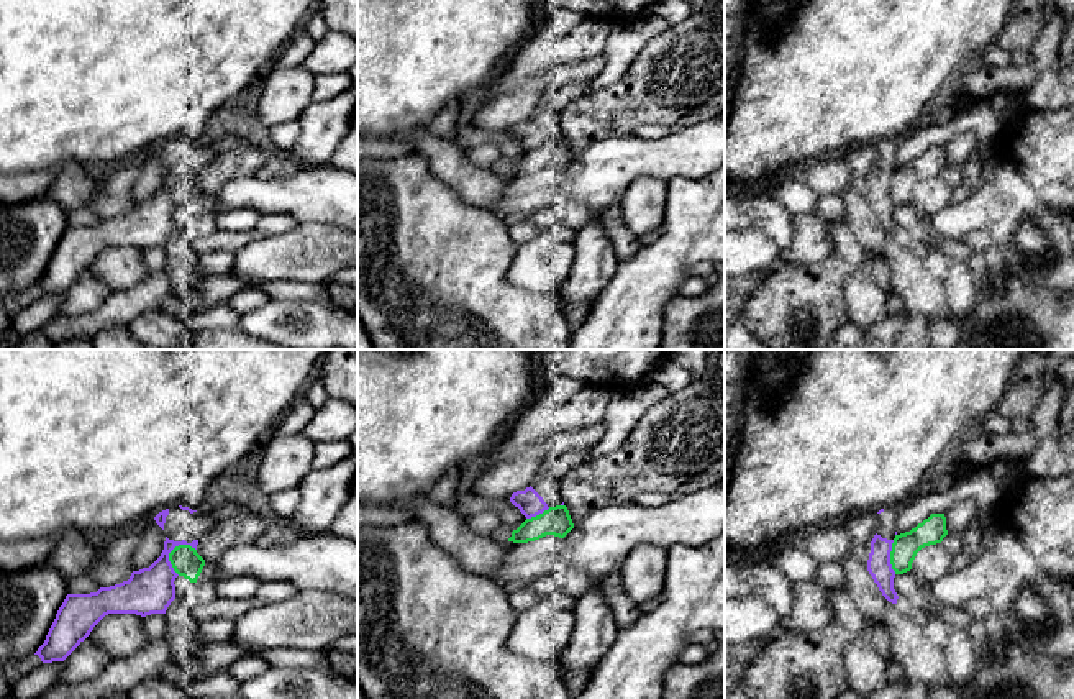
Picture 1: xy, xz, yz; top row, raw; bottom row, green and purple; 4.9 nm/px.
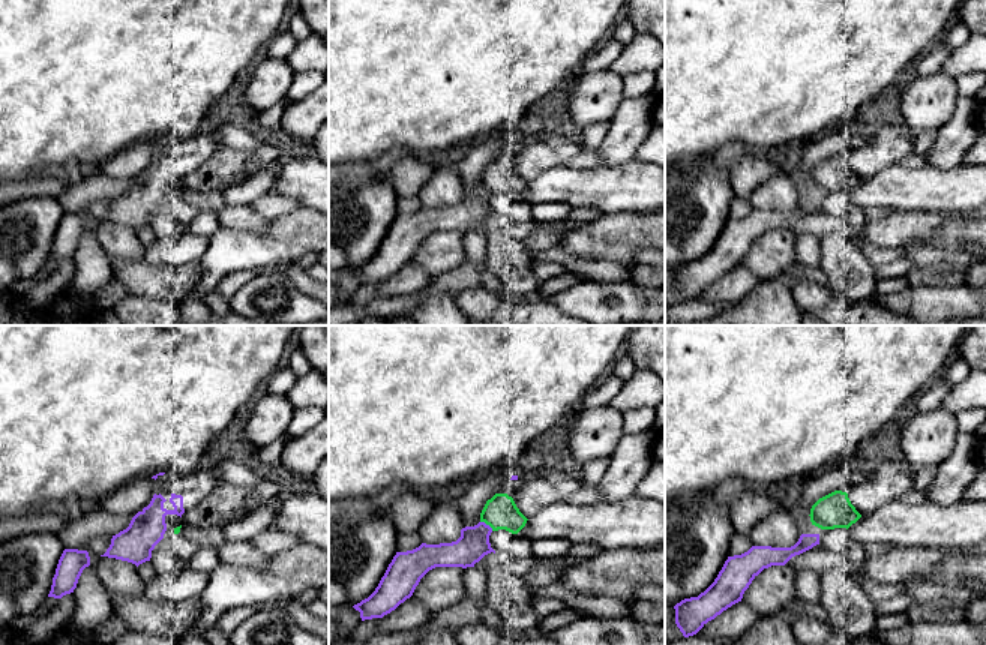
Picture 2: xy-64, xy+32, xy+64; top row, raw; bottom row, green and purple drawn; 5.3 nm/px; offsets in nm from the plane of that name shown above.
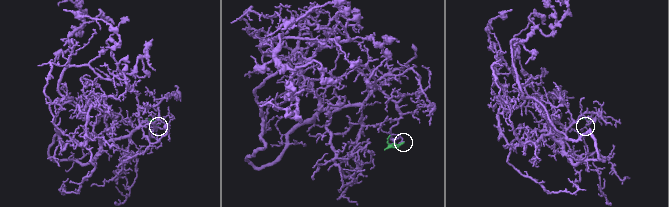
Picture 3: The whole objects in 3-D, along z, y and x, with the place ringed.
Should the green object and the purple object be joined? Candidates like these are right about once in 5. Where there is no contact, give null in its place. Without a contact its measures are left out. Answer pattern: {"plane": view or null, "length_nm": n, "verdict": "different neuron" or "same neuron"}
{"plane": "xy", "length_nm": 170, "verdict": "different neuron"}

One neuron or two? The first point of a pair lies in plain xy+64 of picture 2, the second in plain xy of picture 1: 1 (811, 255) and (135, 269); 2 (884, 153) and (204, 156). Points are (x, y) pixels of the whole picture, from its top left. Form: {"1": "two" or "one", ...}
{"1": "two", "2": "two"}

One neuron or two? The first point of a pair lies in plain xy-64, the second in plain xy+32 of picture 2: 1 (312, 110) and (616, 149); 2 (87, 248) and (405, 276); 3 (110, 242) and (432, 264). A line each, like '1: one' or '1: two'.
1: one
2: one
3: one

